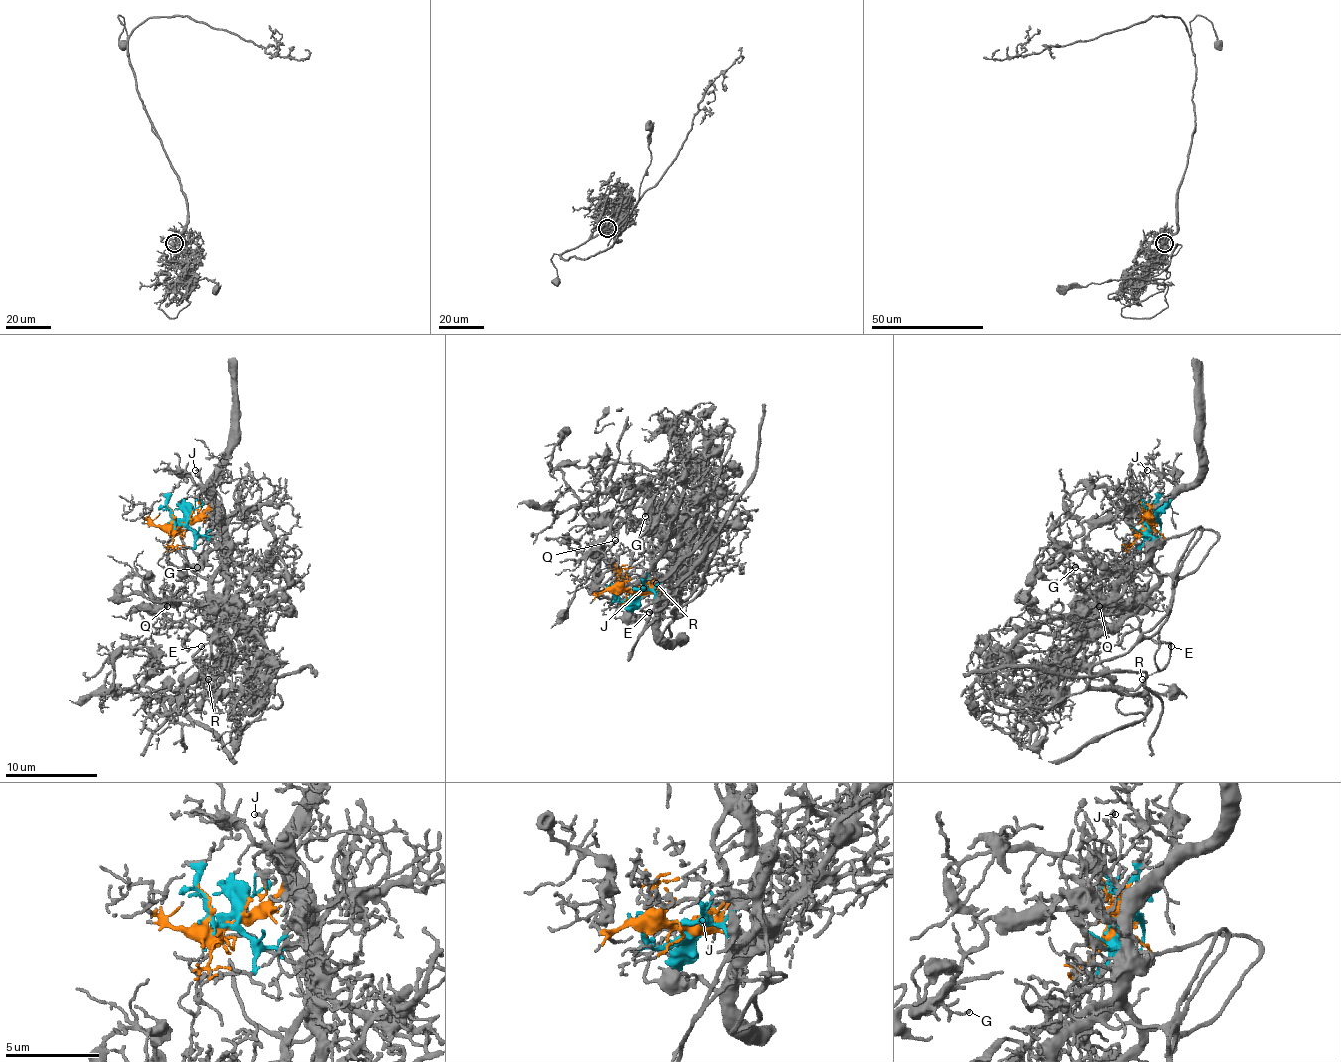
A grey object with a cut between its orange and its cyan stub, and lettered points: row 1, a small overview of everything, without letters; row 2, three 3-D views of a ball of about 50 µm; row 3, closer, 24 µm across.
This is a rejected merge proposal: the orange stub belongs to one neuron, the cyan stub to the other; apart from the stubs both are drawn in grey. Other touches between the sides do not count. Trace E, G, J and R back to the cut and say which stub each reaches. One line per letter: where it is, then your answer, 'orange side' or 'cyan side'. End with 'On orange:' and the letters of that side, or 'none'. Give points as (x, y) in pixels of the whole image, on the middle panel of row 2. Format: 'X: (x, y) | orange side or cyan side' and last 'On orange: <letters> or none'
E: (649, 612) | cyan side
G: (645, 516) | cyan side
J: (643, 588) | orange side
R: (656, 583) | cyan side
On orange: J

